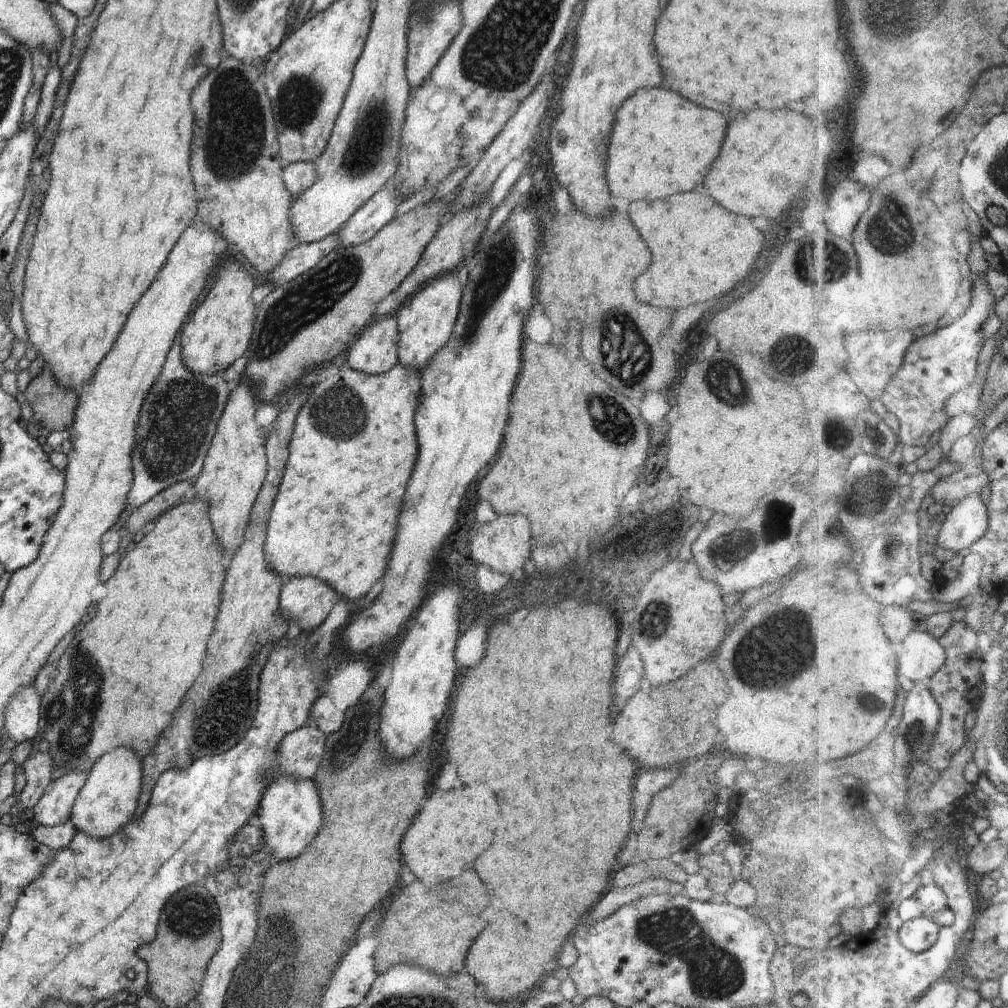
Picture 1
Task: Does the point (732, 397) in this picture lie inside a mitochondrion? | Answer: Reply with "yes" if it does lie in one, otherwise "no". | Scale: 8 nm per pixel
yes

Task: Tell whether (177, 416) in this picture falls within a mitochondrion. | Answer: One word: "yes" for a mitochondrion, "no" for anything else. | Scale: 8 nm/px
yes

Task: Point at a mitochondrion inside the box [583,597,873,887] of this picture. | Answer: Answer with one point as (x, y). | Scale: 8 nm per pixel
(794, 654)

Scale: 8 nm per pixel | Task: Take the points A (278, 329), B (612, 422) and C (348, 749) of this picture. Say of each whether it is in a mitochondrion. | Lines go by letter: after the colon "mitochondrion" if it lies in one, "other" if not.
A: mitochondrion
B: mitochondrion
C: mitochondrion

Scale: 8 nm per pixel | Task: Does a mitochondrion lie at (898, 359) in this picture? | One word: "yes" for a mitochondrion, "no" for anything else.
no

